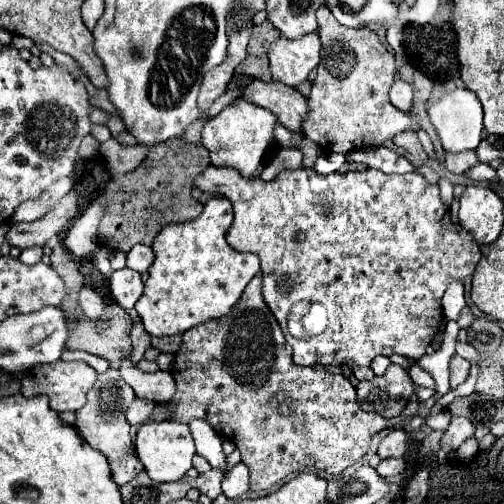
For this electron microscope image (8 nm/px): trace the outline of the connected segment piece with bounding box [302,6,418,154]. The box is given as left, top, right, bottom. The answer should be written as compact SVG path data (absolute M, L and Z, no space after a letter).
M326 6L316 12L318 34L322 38L322 56L316 80L308 96L310 116L302 124L302 134L318 142L328 152L346 154L354 148L382 146L398 132L418 130L418 124L408 112L392 106L388 90L394 82L396 64L392 52L380 42L378 34L368 28L344 28L336 22Z

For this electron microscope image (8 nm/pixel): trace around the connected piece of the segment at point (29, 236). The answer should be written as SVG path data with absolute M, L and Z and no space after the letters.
M72 190L64 196L46 216L36 222L14 222L6 234L10 246L20 250L30 246L44 246L48 238L66 230L68 222L78 214L78 190Z

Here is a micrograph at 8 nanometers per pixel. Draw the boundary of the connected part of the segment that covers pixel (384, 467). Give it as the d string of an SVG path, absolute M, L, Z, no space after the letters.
M388 458L388 460L380 460L380 464L376 466L376 472L380 476L396 476L404 470L404 460L402 458Z

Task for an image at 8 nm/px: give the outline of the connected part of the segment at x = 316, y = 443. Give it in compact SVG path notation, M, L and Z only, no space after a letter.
M262 272L254 276L240 296L238 304L220 320L208 320L190 328L182 336L182 346L172 364L176 410L172 420L206 420L220 436L230 438L242 452L242 462L250 470L250 490L262 492L300 470L318 468L340 476L346 468L364 458L374 434L386 428L386 420L376 412L364 412L356 404L356 390L342 374L332 374L316 366L298 366L292 360L292 348L284 340L278 320L262 298Z

